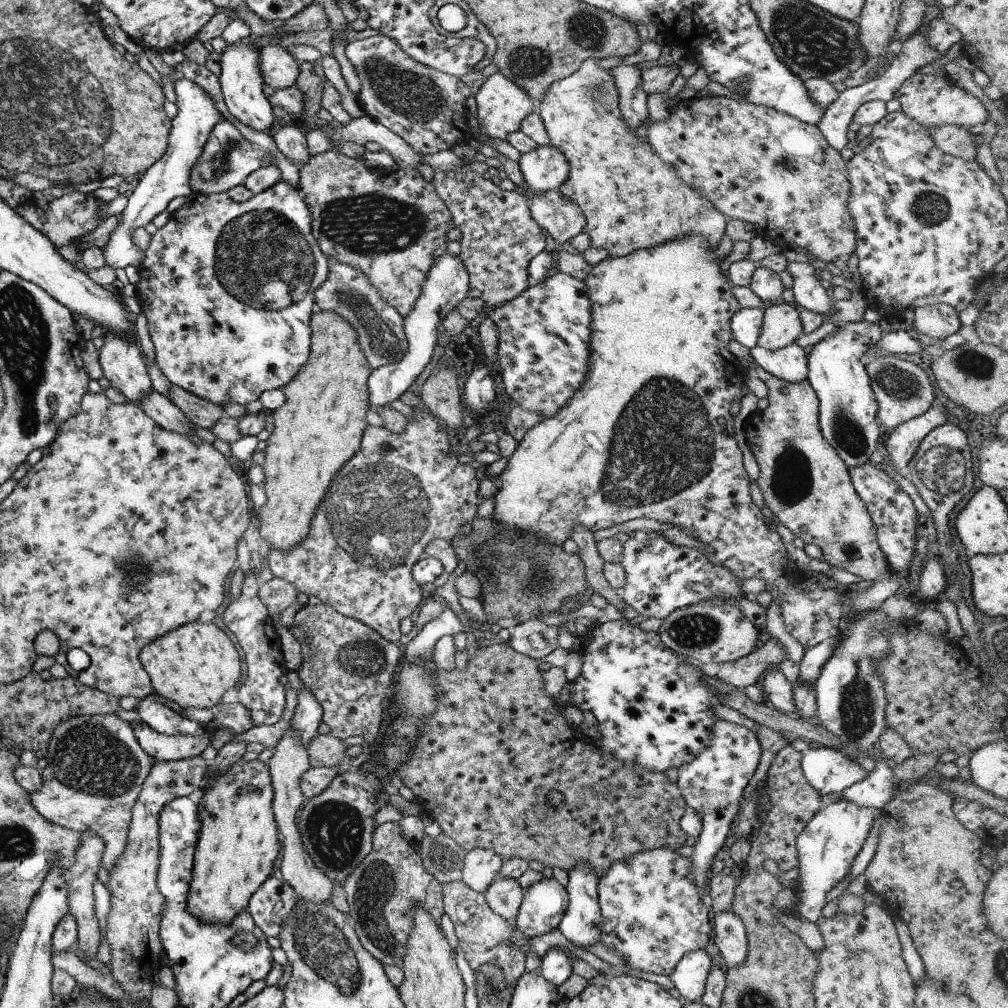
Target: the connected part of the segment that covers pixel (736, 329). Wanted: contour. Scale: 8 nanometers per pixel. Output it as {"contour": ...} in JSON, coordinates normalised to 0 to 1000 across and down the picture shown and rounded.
{"contour":[[[734,307],[730,310],[725,315],[727,336],[744,346],[752,342],[757,310],[756,307]]]}

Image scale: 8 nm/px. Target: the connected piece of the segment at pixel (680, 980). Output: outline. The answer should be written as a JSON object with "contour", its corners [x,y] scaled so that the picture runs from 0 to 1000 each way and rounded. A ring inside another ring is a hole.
{"contour":[[[698,941],[687,943],[673,953],[665,972],[679,990],[688,994],[698,986],[699,974],[706,958],[704,948]]]}

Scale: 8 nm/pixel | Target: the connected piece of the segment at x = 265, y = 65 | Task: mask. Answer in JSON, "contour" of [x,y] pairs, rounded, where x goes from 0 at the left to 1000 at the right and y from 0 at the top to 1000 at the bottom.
{"contour":[[[265,43],[260,46],[257,61],[262,81],[272,89],[285,88],[295,83],[298,63],[280,45]]]}

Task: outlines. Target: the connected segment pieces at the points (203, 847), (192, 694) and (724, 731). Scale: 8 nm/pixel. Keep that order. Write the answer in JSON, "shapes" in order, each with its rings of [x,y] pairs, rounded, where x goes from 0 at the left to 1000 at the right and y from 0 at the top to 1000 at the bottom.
{"shapes":[[[[238,753],[223,765],[208,769],[195,798],[199,815],[191,853],[191,870],[186,891],[186,902],[195,910],[209,916],[229,916],[229,913],[245,901],[248,890],[269,869],[272,853],[279,843],[279,830],[271,807],[272,783],[267,758],[252,753]]],[[[198,615],[178,621],[162,632],[146,639],[139,646],[138,654],[148,669],[153,687],[169,696],[175,696],[183,704],[207,703],[214,700],[220,696],[222,687],[232,683],[240,671],[238,649],[226,629],[213,619],[202,619]]],[[[712,714],[707,721],[709,730],[705,738],[696,747],[673,763],[672,779],[683,802],[690,805],[697,815],[697,822],[693,833],[689,837],[688,846],[684,849],[688,855],[688,870],[693,879],[695,890],[698,887],[700,869],[704,865],[704,858],[708,849],[720,835],[724,821],[735,803],[736,786],[742,780],[742,774],[748,768],[754,754],[754,735],[750,727],[742,721],[730,717]]]]}

